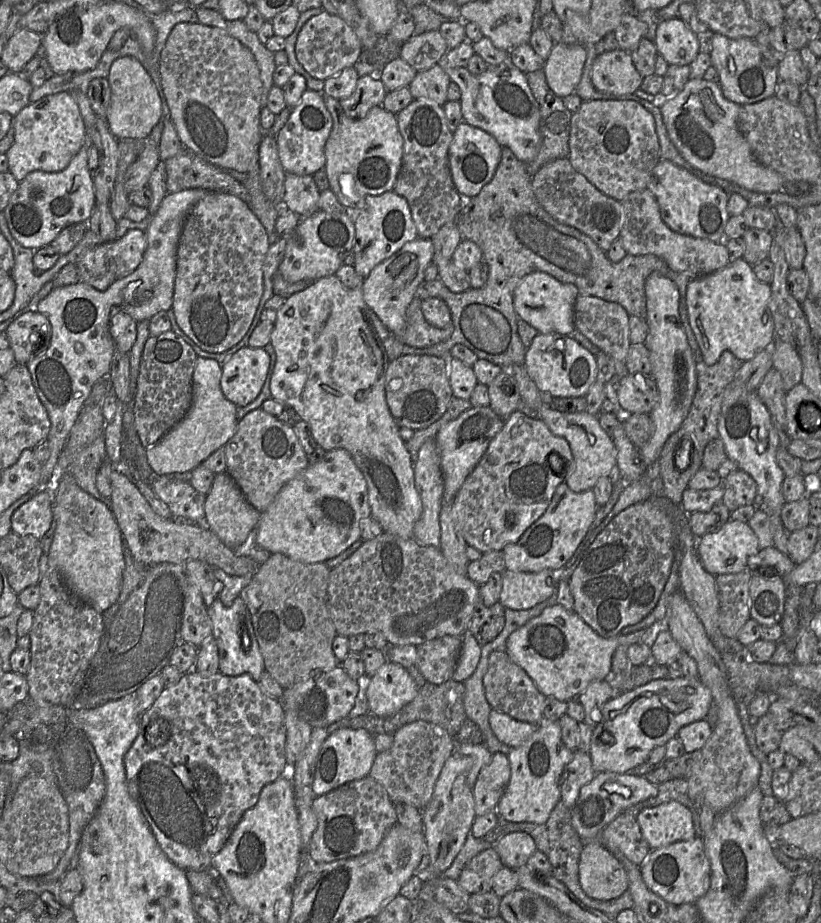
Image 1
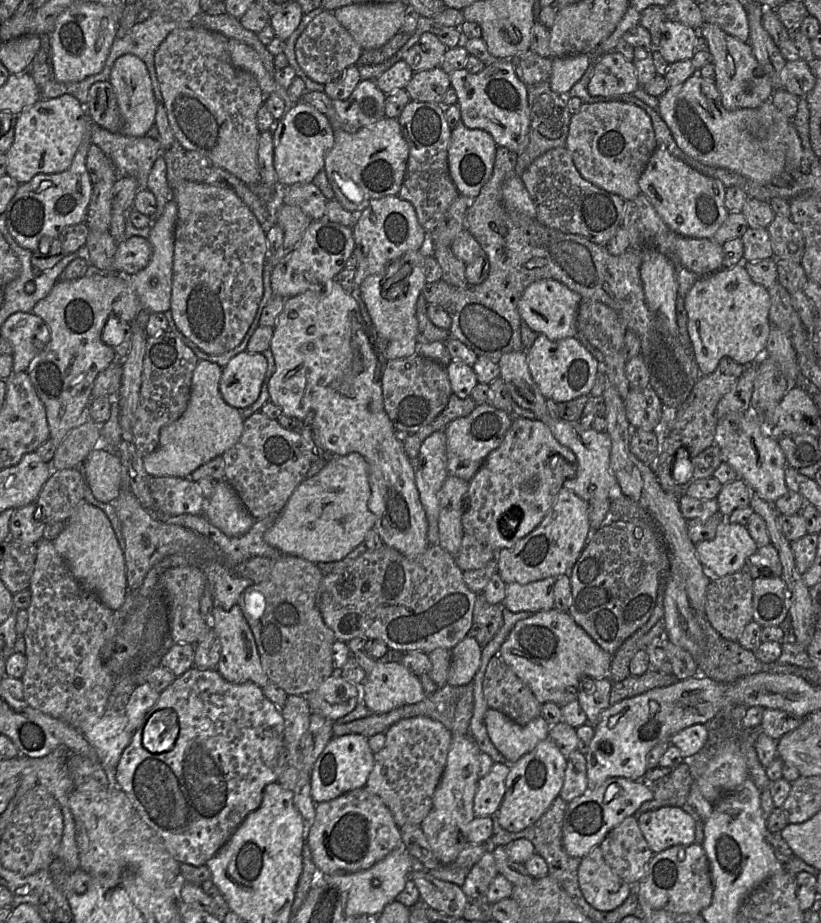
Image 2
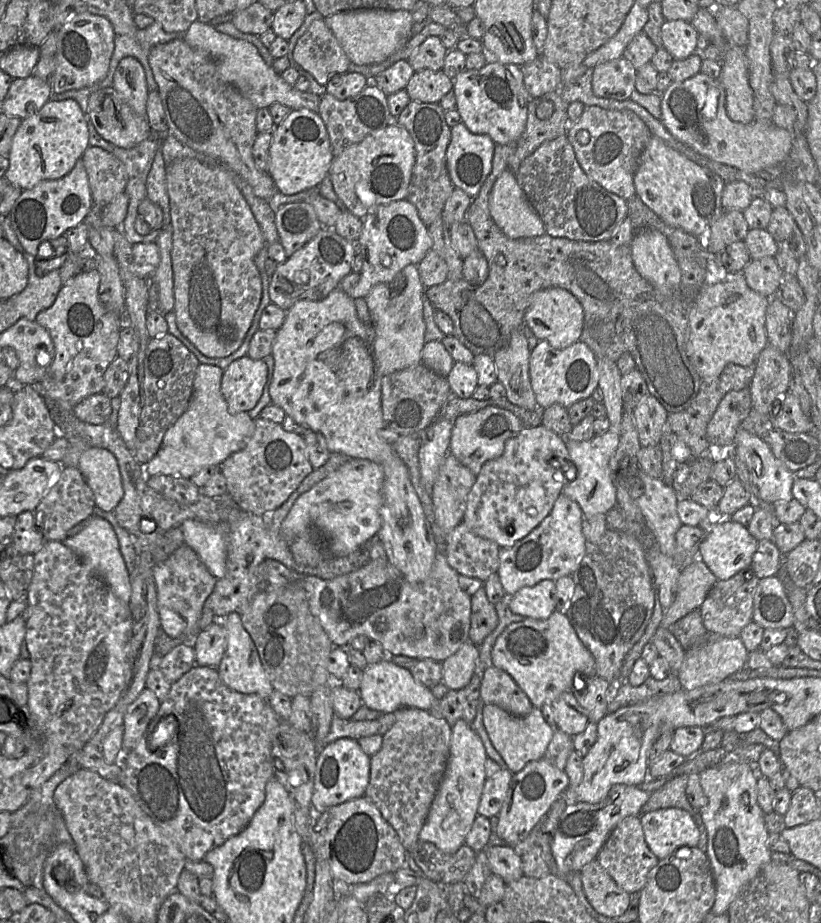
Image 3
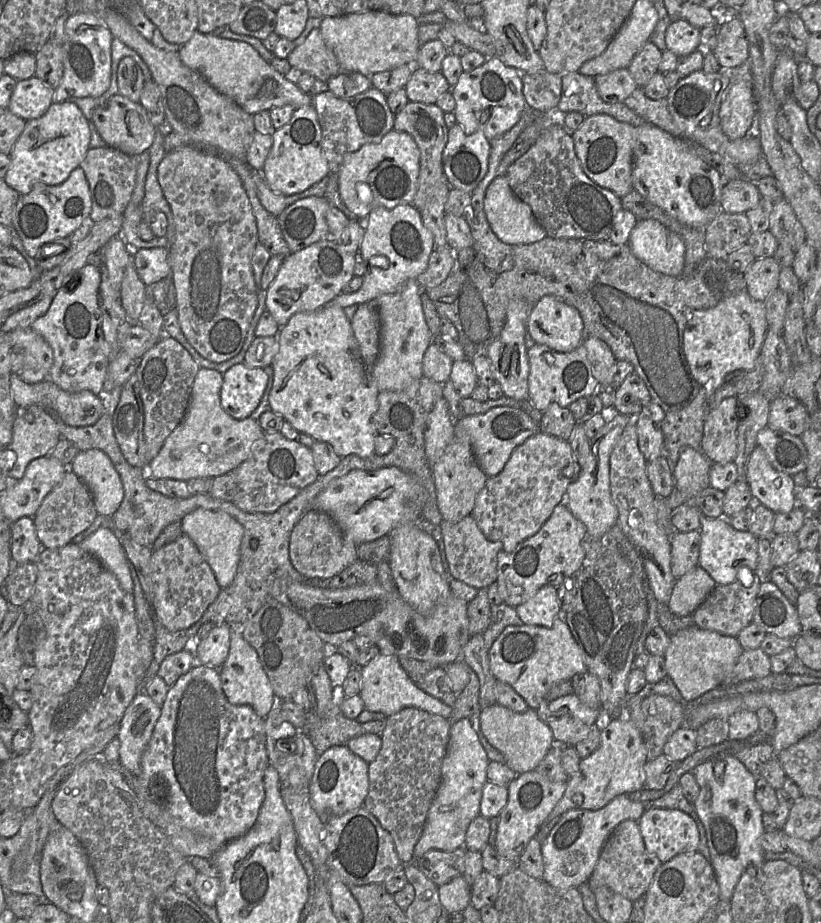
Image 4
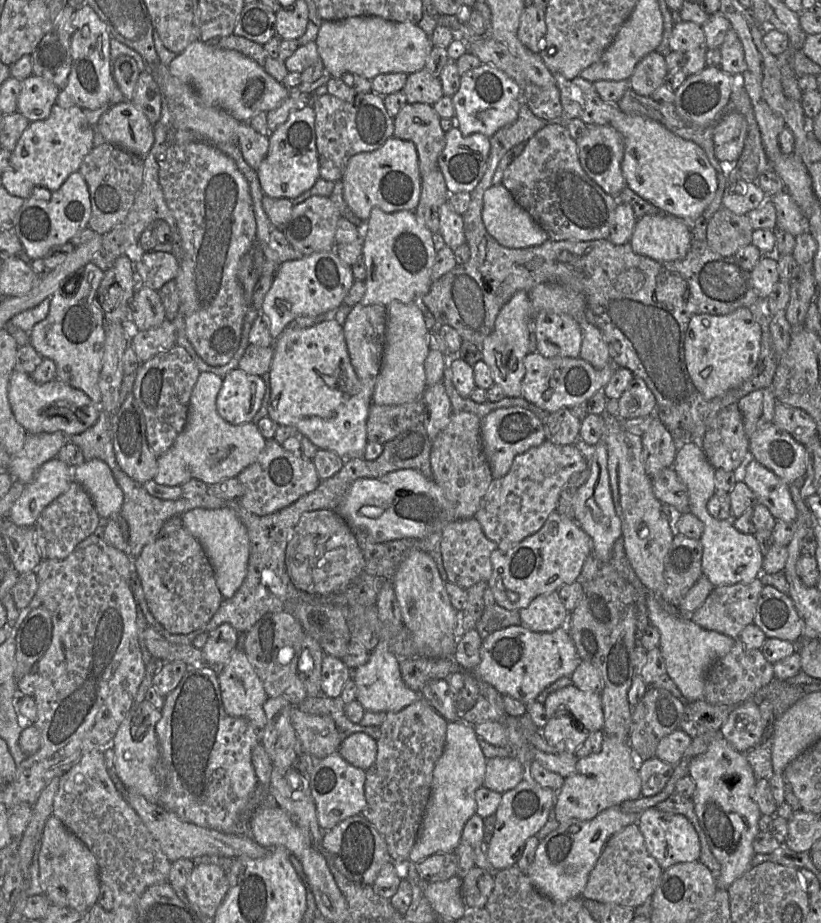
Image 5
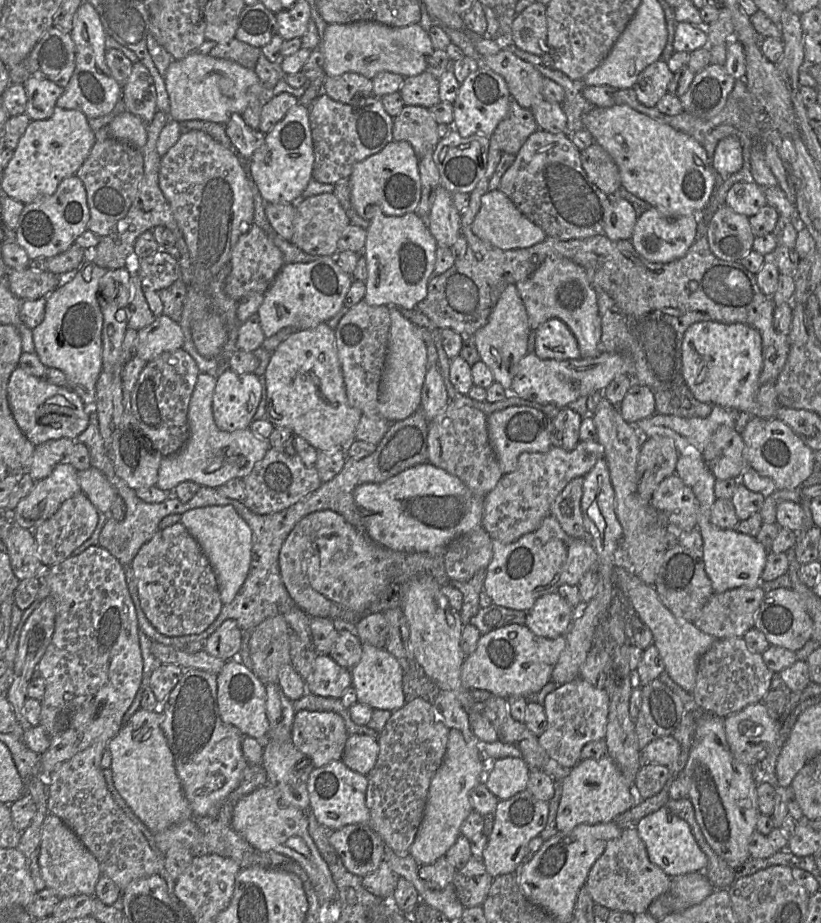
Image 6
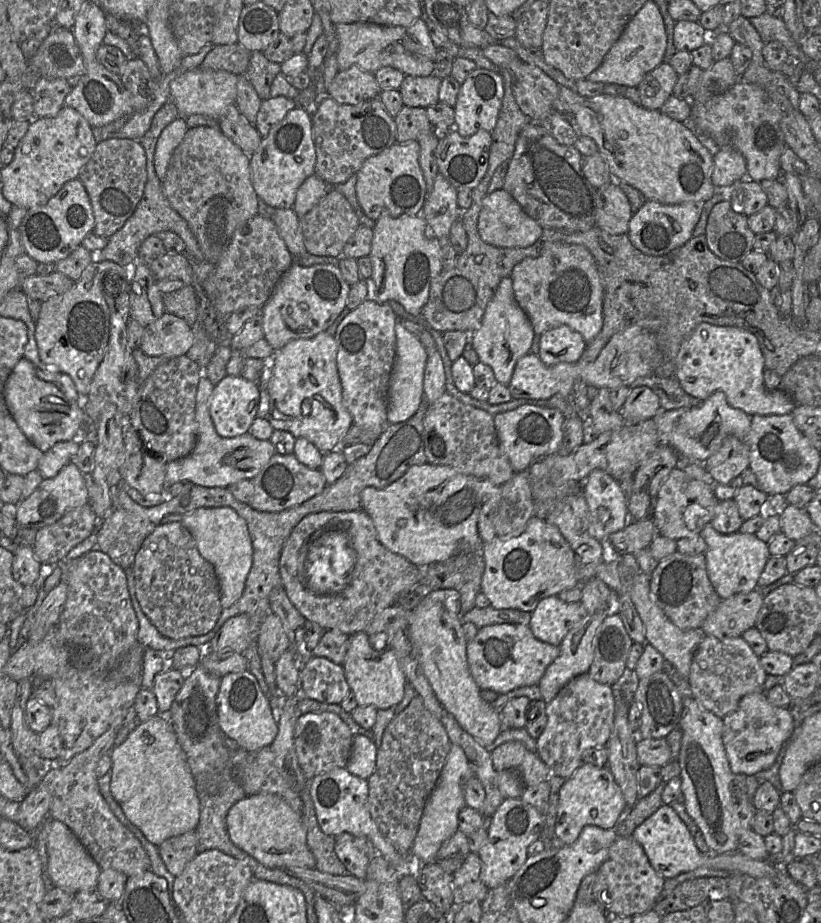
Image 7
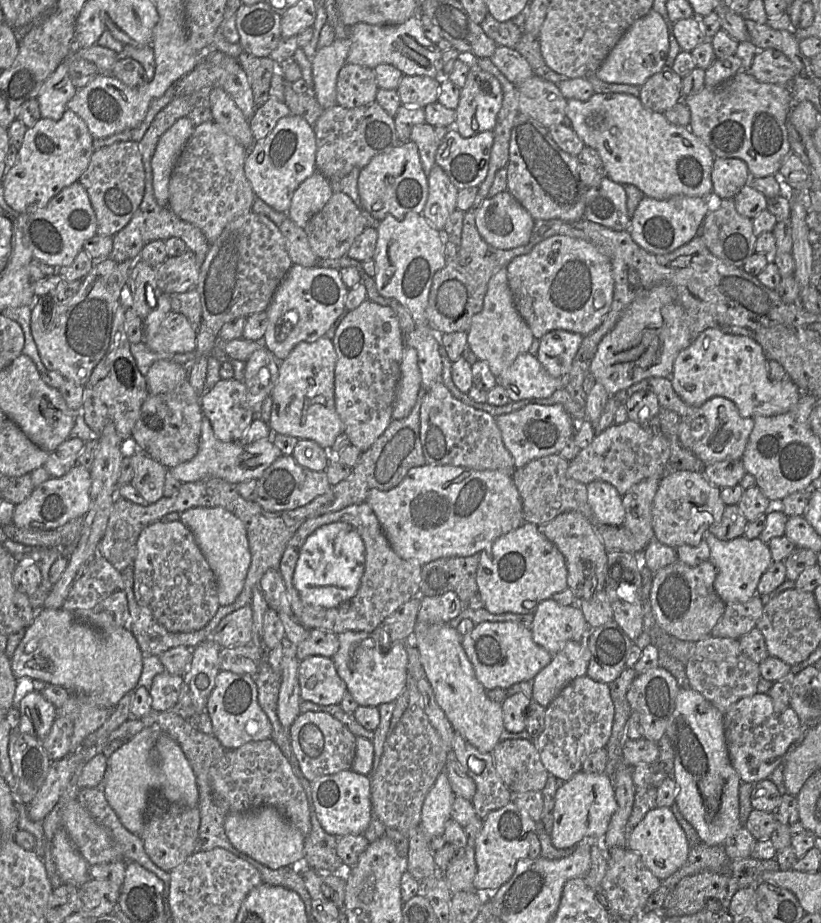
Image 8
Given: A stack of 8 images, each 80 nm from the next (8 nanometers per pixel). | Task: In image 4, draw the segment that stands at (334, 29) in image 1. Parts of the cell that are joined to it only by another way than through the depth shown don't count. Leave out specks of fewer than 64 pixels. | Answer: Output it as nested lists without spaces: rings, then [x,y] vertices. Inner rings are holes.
[[[314,28],[304,43],[292,50],[287,61],[291,68],[308,73],[326,83],[341,72],[335,54],[322,38],[320,28]]]

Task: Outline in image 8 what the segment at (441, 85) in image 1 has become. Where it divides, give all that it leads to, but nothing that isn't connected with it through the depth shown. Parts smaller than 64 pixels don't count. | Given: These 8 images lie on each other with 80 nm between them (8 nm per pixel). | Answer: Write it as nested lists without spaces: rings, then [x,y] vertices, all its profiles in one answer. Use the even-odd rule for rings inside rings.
[[[402,76],[397,87],[402,105],[425,108],[438,100],[440,78]]]

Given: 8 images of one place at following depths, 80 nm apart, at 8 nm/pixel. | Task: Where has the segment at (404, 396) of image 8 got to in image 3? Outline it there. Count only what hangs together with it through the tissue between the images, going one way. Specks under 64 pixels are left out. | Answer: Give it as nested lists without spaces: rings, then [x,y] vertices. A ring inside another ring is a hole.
[[[409,264],[390,282],[373,286],[364,298],[373,326],[372,352],[382,376],[422,363],[421,353],[425,344],[422,306],[424,290],[418,266]]]

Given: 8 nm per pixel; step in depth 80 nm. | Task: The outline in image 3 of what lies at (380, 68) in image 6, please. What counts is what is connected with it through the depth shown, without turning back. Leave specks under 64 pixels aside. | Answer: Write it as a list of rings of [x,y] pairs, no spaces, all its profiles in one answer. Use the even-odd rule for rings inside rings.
[[[360,9],[335,13],[324,21],[352,64],[372,65],[385,61],[410,40],[414,24],[406,10]]]

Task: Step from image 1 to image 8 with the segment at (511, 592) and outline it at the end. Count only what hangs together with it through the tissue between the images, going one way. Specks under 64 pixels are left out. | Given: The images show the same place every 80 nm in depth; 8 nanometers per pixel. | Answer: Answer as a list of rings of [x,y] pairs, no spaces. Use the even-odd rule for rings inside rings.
[[[551,598],[542,601],[534,613],[534,621],[531,628],[533,640],[552,656],[559,653],[567,642],[582,640],[583,635],[591,629],[581,607],[579,607],[579,602],[576,601],[573,605],[563,606]]]

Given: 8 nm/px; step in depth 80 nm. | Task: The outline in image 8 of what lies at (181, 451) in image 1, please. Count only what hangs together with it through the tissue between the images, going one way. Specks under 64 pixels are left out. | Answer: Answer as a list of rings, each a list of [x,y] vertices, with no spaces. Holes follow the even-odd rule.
[[[203,416],[197,454],[191,460],[168,470],[181,483],[215,477],[231,484],[238,484],[251,479],[258,480],[265,470],[281,455],[281,451],[274,445],[272,439],[260,439],[249,444],[242,443],[241,441],[221,441],[215,436],[209,419]]]

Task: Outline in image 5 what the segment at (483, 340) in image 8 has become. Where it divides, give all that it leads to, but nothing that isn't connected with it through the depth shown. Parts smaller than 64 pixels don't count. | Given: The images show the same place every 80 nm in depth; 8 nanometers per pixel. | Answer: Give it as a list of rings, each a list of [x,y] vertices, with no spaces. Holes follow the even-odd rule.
[[[517,291],[508,302],[500,309],[493,331],[485,338],[482,343],[482,360],[490,369],[491,377],[495,384],[499,385],[505,396],[520,397],[521,384],[525,375],[525,367],[523,364],[524,357],[529,353],[529,336],[532,330],[532,308],[530,299],[526,291]]]

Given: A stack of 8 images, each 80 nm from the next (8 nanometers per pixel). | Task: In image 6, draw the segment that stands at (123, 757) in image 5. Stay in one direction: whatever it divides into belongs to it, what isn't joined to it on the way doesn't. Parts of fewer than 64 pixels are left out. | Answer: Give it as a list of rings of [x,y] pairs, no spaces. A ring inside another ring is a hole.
[[[139,708],[108,743],[115,788],[134,814],[154,835],[173,824],[193,818],[176,773],[172,752],[161,729],[163,712]]]

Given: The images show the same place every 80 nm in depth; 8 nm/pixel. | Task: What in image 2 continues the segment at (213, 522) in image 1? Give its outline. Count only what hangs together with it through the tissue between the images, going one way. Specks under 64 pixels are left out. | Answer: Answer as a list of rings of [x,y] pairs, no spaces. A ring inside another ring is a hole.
[[[224,479],[217,481],[213,494],[206,499],[203,515],[227,536],[242,536],[251,528],[255,519],[235,490]]]

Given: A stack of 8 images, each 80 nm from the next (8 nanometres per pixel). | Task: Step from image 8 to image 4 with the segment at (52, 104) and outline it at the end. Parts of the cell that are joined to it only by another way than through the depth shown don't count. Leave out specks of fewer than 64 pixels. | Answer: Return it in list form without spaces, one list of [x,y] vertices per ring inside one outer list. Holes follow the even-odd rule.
[[[36,76],[17,81],[8,111],[25,121],[42,117],[53,102],[54,89]]]

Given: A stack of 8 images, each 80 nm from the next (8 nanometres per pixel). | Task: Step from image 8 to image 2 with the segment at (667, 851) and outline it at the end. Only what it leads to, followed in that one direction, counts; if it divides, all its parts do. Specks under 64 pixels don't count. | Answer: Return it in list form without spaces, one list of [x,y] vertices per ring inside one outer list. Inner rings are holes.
[[[664,806],[642,813],[638,825],[654,854],[671,846],[695,842],[696,823],[679,807]]]

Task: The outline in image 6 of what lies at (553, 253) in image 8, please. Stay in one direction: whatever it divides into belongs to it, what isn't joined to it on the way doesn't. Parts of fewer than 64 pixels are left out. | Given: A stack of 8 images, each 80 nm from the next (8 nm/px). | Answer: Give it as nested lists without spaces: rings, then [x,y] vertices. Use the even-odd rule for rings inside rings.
[[[546,258],[529,278],[515,285],[525,306],[530,330],[535,331],[549,319],[560,319],[575,336],[581,358],[593,358],[600,354],[602,327],[597,298],[581,266],[566,258]]]

